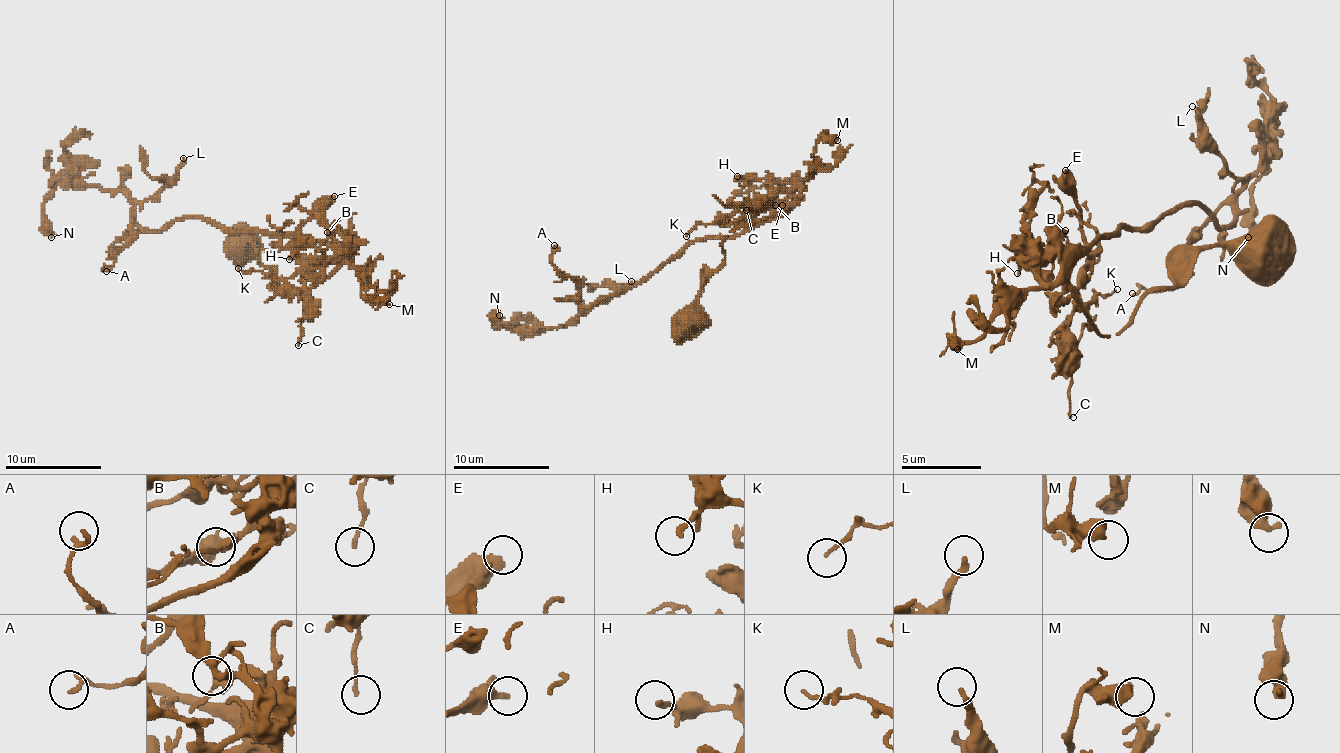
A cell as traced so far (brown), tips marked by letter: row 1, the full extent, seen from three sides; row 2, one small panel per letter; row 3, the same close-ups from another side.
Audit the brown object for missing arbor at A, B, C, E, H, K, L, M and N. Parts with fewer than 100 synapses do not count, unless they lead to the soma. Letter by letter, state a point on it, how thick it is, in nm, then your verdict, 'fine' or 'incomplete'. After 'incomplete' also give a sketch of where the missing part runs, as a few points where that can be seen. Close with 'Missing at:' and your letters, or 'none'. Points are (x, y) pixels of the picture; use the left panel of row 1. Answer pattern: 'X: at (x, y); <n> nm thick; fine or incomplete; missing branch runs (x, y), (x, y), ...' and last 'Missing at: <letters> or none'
A: at (106, 271); 110 nm thick; fine
B: at (327, 232); 240 nm thick; fine
C: at (298, 345); 140 nm thick; fine
E: at (334, 196); 300 nm thick; fine
H: at (289, 259); 180 nm thick; fine
K: at (238, 268); 110 nm thick; fine
L: at (183, 158); 240 nm thick; fine
M: at (389, 304); 650 nm thick; fine
N: at (51, 237); 460 nm thick; fine
Missing at: none

